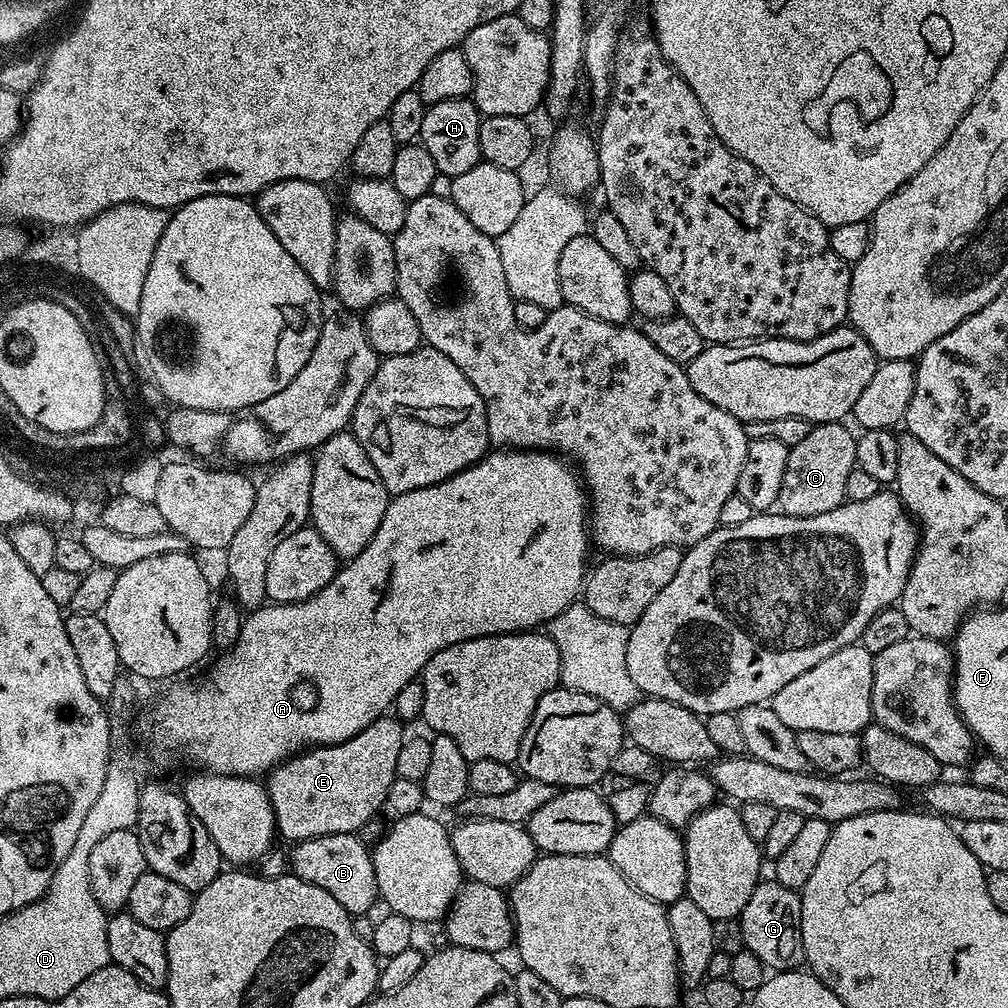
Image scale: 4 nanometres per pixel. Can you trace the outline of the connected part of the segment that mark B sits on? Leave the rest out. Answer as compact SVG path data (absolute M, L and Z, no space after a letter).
M350 832L326 834L309 840L297 840L290 848L291 875L326 890L326 894L330 894L330 898L334 898L338 906L342 906L356 918L378 904L380 895L378 878L374 878L374 862L369 845L364 845L360 838Z

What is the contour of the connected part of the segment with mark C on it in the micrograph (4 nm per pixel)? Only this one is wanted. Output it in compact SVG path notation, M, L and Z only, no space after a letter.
M843 423L817 424L810 434L798 442L798 446L789 448L786 474L782 478L782 490L778 508L785 516L809 516L824 514L826 510L834 510L846 500L846 478L850 478L850 470L856 467L856 436Z

